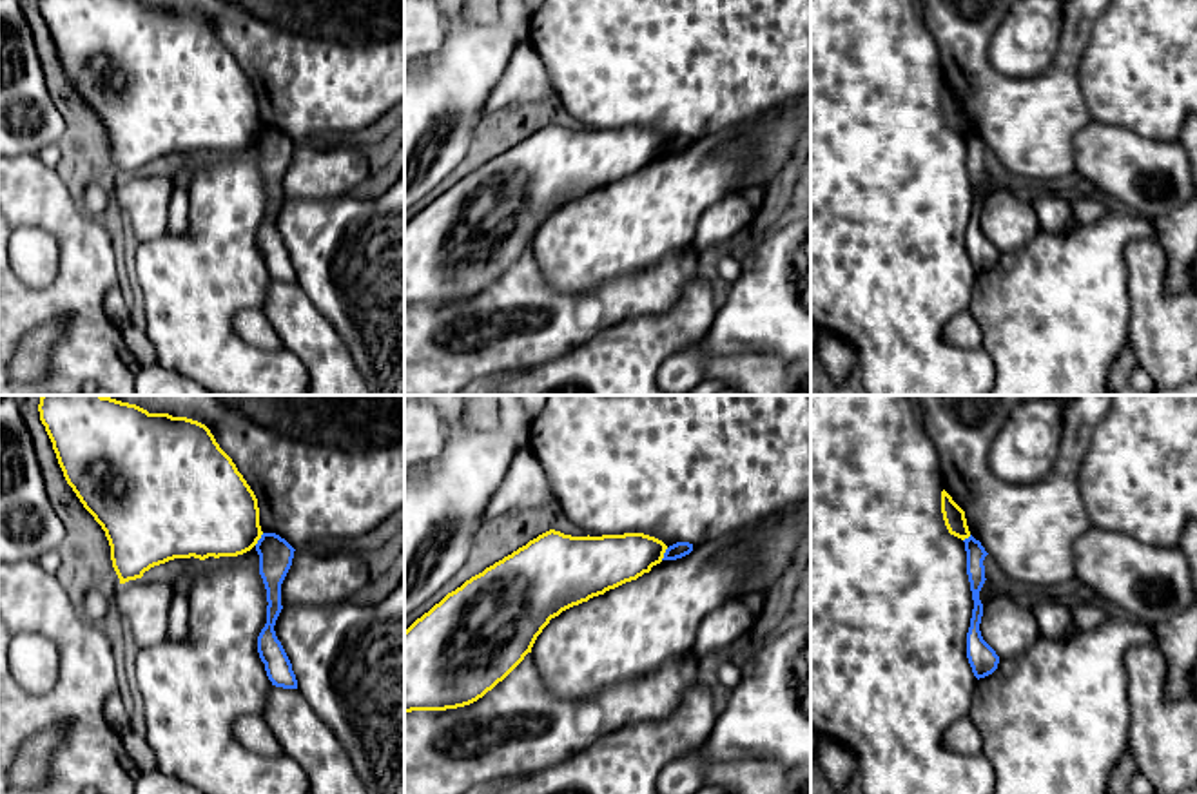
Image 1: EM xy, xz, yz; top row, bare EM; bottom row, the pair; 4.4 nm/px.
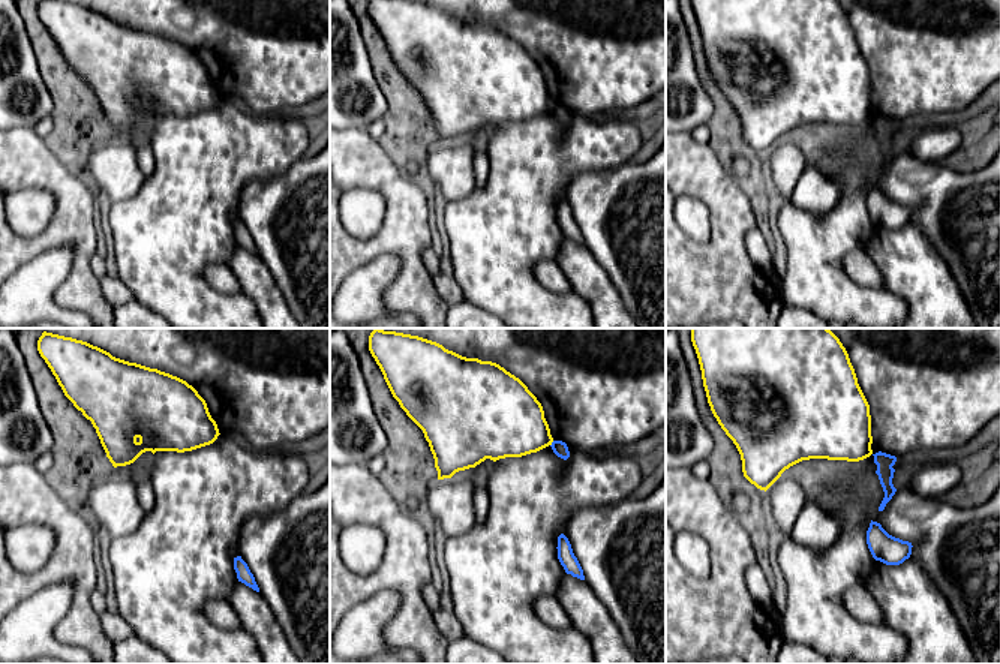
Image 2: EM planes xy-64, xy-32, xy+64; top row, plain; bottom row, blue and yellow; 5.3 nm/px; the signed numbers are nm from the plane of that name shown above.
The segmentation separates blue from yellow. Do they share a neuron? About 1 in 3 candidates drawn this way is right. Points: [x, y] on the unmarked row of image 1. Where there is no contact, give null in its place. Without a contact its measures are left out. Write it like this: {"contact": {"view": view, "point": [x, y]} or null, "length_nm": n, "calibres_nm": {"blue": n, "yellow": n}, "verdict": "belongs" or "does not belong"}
{"contact": {"view": "xy", "point": [260, 133]}, "length_nm": 70, "calibres_nm": {"blue": 150, "yellow": 400}, "verdict": "does not belong"}

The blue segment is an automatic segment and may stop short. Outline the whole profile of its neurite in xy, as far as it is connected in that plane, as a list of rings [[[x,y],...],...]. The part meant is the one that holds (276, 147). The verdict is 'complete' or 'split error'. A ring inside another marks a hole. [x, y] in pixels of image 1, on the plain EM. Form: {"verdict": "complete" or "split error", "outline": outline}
{"verdict": "complete", "outline": [[[263,127],[256,138],[259,169],[267,183],[267,218],[258,230],[258,247],[272,279],[297,283],[292,257],[276,230],[274,219],[283,203],[281,178],[292,160],[294,141],[276,127]]]}

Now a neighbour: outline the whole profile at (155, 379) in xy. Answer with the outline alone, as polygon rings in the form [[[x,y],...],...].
[[[160,364],[143,366],[134,390],[136,395],[210,395],[196,381]]]

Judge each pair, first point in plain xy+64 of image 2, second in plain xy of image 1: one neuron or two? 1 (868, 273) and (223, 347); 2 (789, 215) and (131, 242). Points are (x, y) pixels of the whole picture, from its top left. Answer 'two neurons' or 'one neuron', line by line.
1: two neurons
2: two neurons

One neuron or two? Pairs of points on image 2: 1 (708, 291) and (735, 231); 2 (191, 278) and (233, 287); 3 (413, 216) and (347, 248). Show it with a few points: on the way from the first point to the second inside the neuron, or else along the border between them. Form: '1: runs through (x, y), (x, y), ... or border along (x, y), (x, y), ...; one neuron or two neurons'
1: runs through (718, 276), (726, 246); one neuron
2: border along (203, 269), (204, 279), (213, 288), (240, 294); two neurons
3: runs through (396, 233), (372, 248), (363, 248); one neuron

